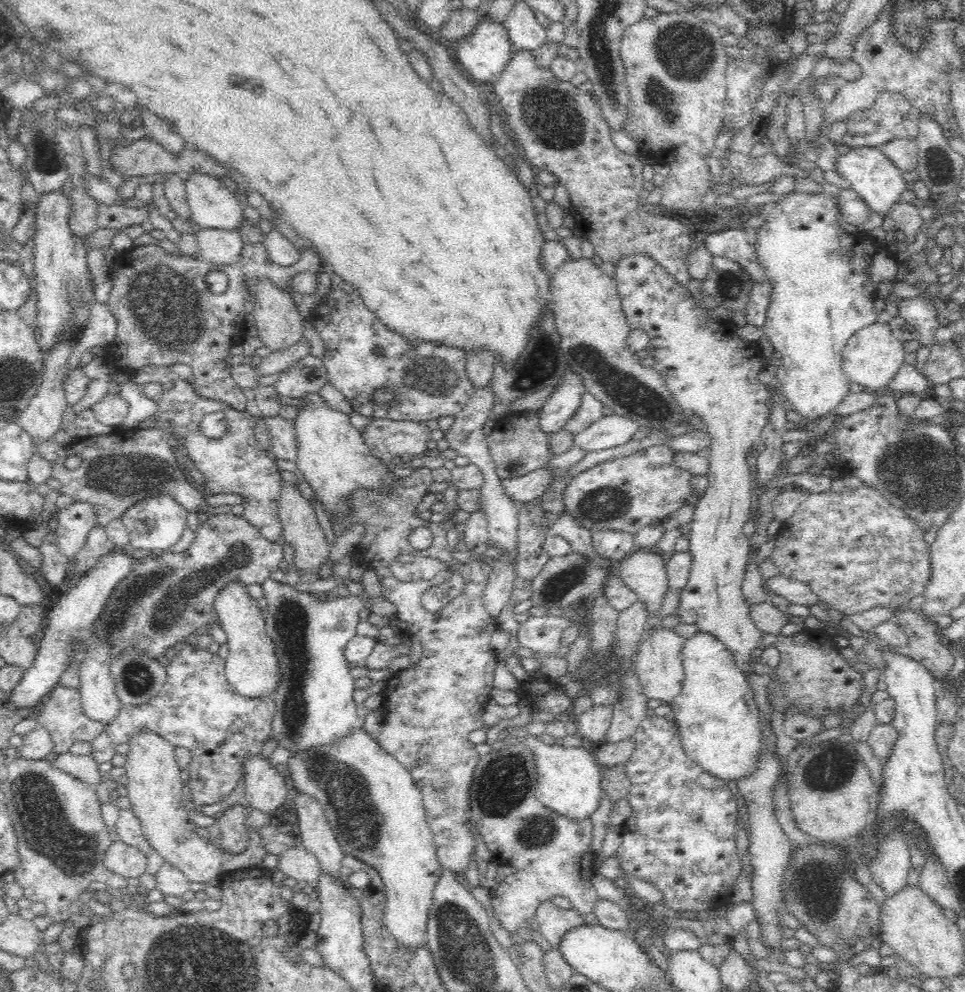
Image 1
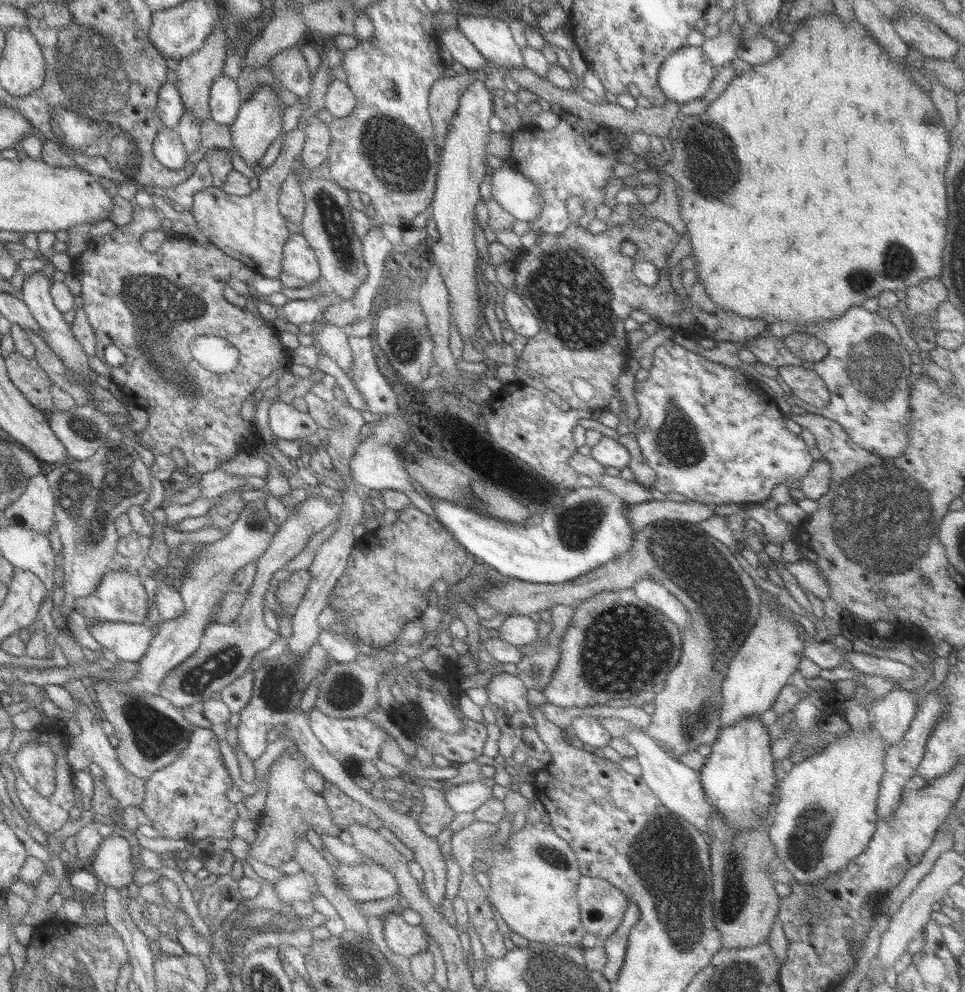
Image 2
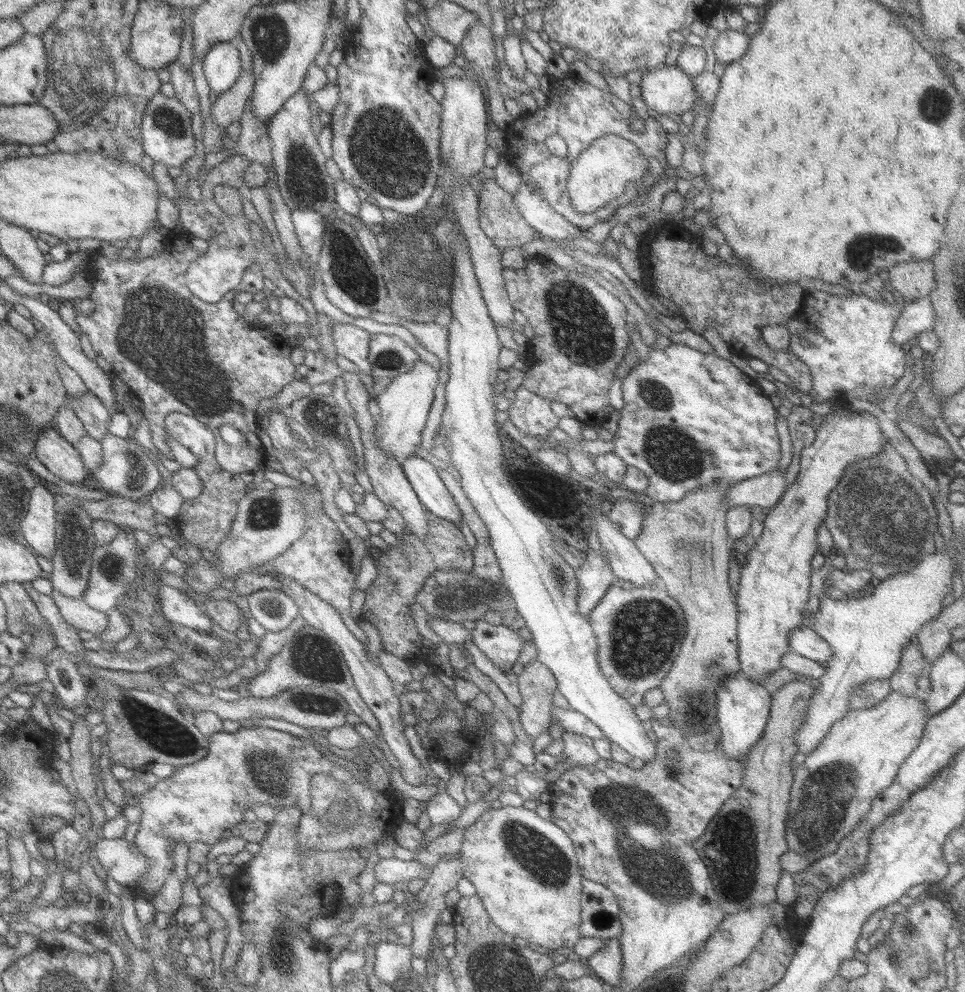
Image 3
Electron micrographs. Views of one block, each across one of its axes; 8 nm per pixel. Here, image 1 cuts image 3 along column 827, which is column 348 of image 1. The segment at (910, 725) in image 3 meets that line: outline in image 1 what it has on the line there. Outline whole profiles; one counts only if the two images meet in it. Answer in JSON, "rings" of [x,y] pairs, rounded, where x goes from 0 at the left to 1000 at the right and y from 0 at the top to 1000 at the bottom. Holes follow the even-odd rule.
{"rings":[[[375,728],[365,732],[362,740],[344,751],[314,756],[298,766],[303,788],[310,799],[323,802],[335,815],[342,836],[346,839],[358,862],[383,872],[395,883],[400,897],[398,929],[408,948],[424,960],[441,952],[441,927],[449,900],[458,881],[452,866],[449,839],[442,829],[436,796],[432,794],[423,775],[400,759],[376,734]]]}

